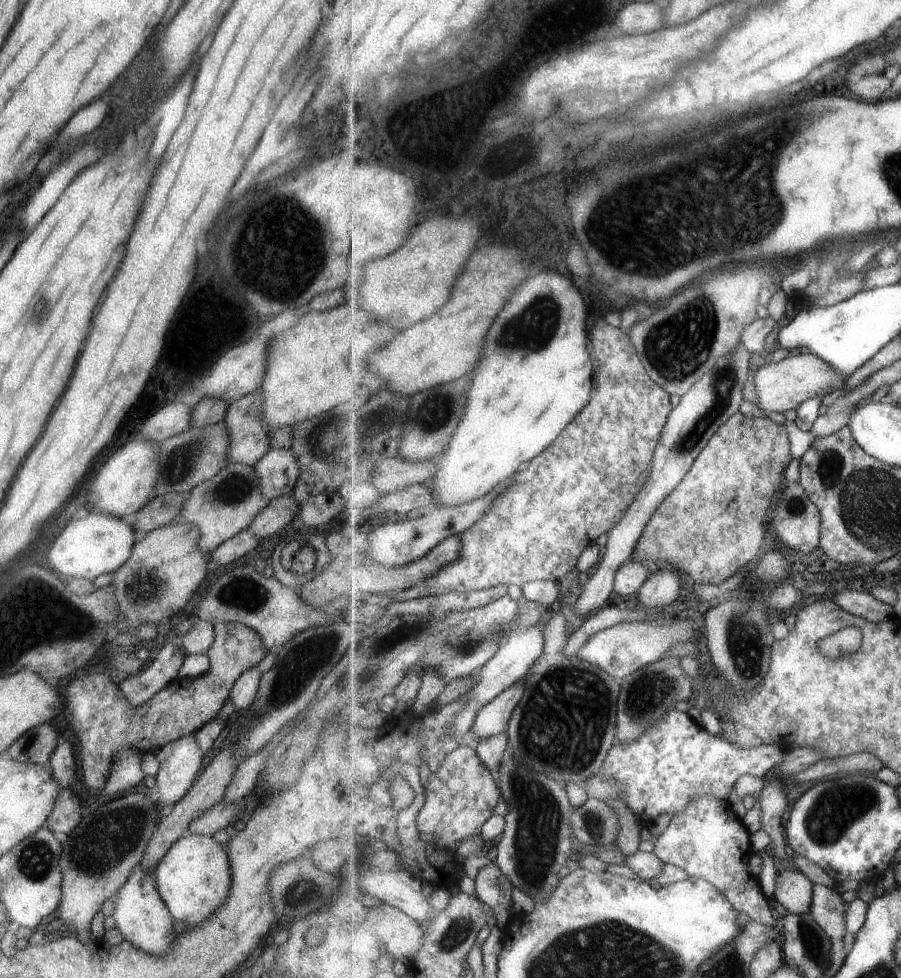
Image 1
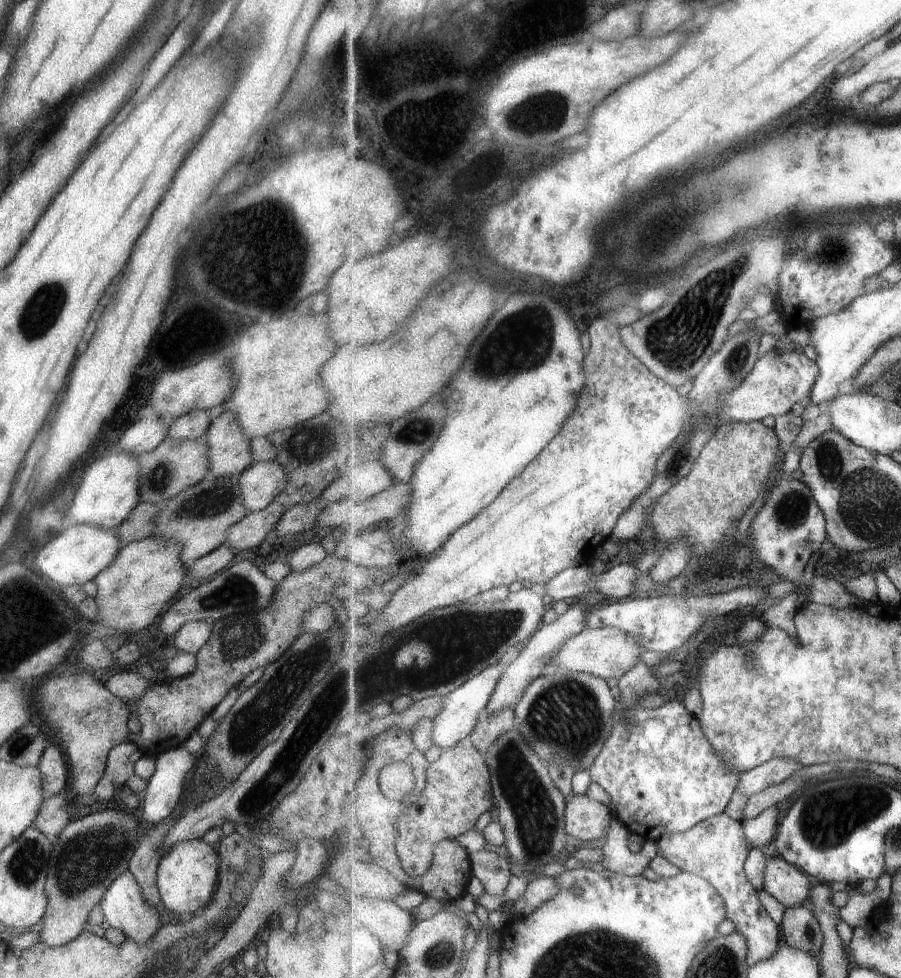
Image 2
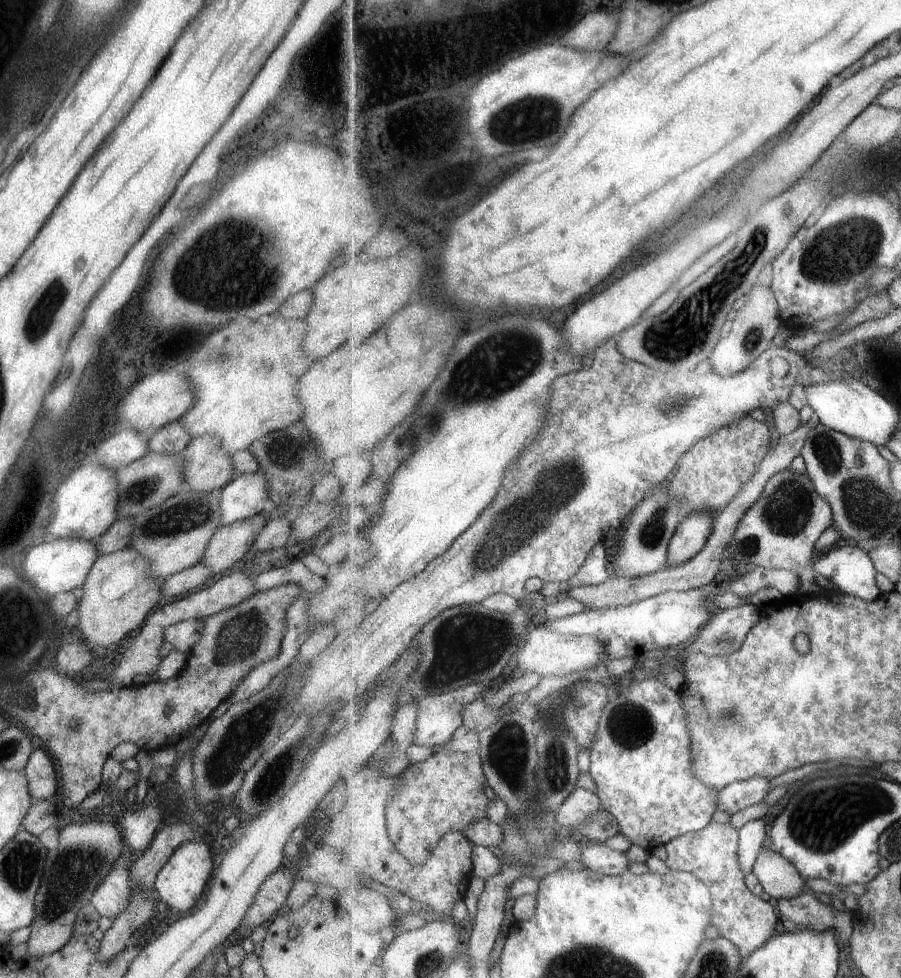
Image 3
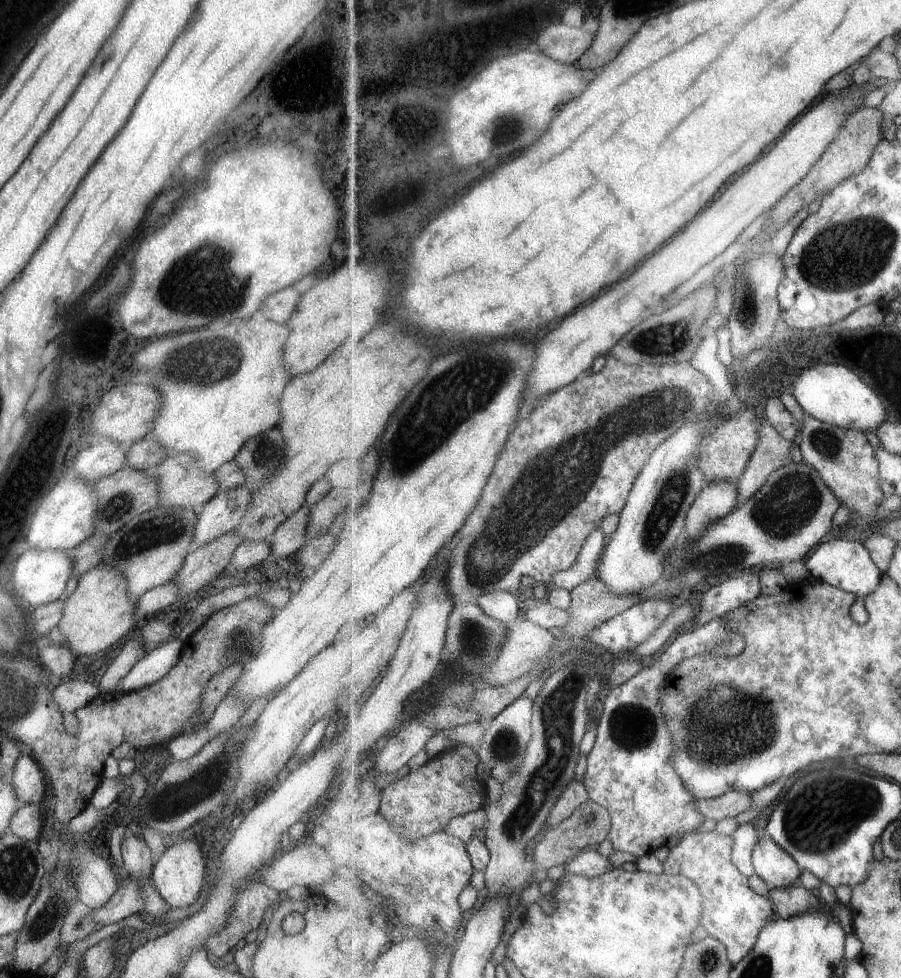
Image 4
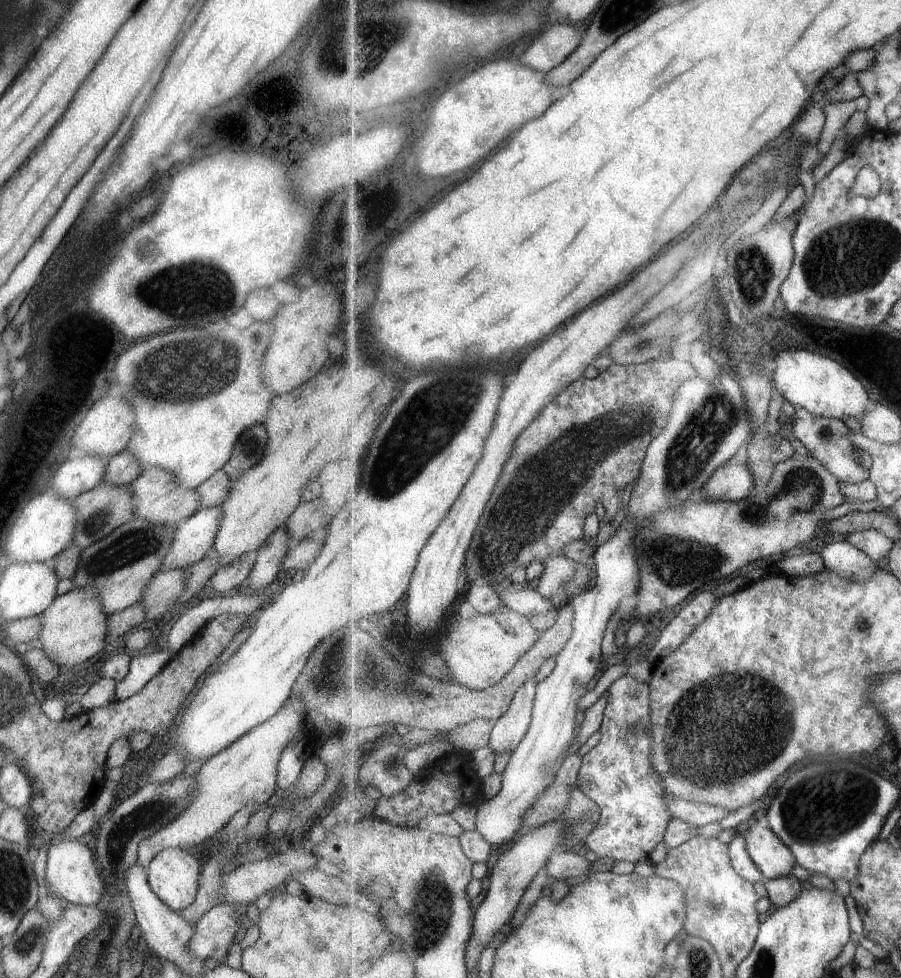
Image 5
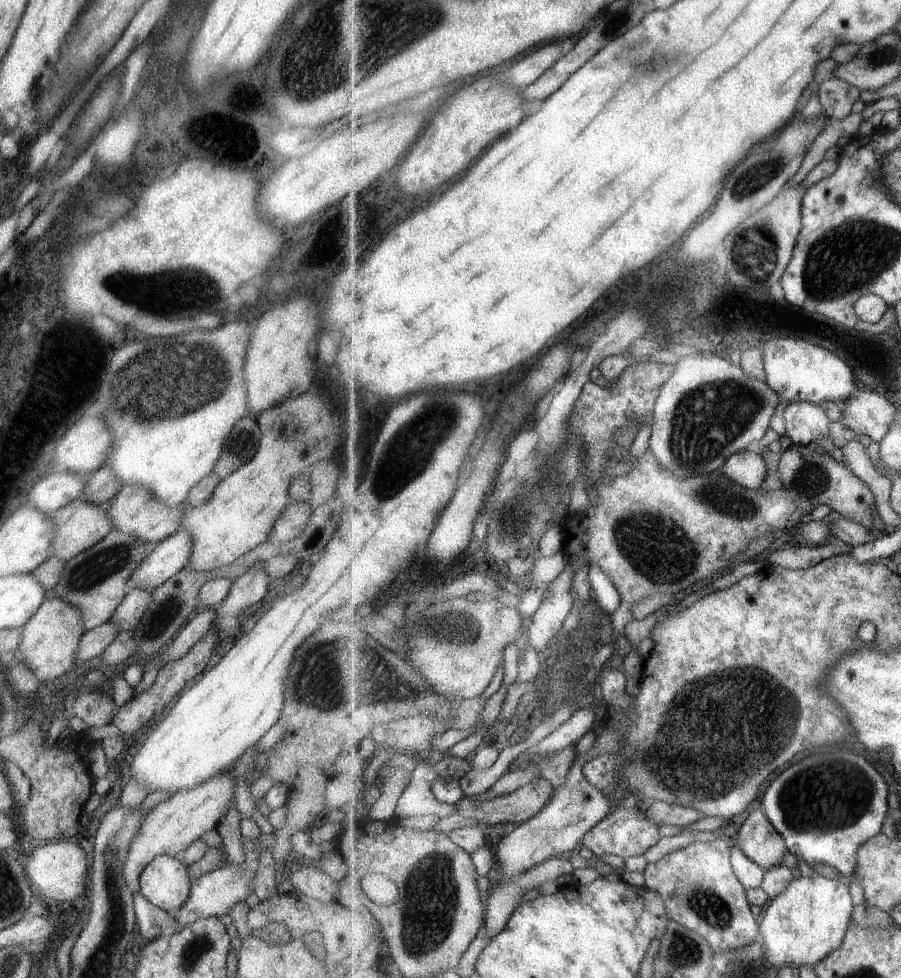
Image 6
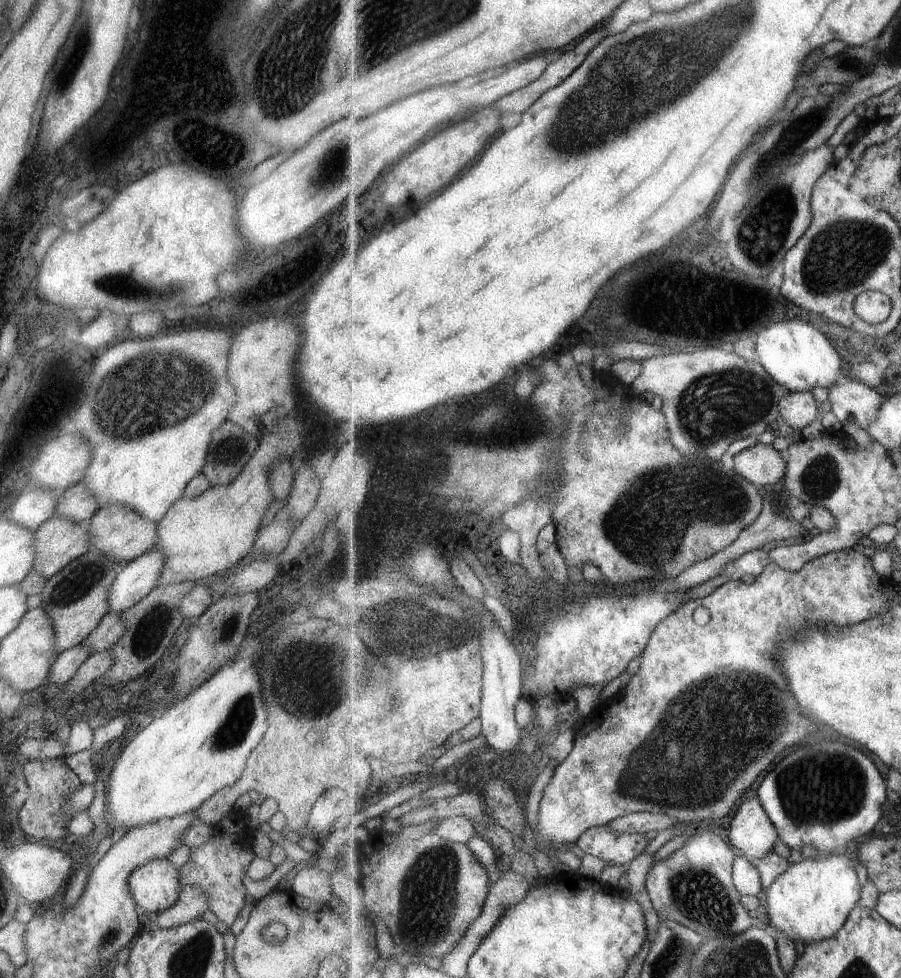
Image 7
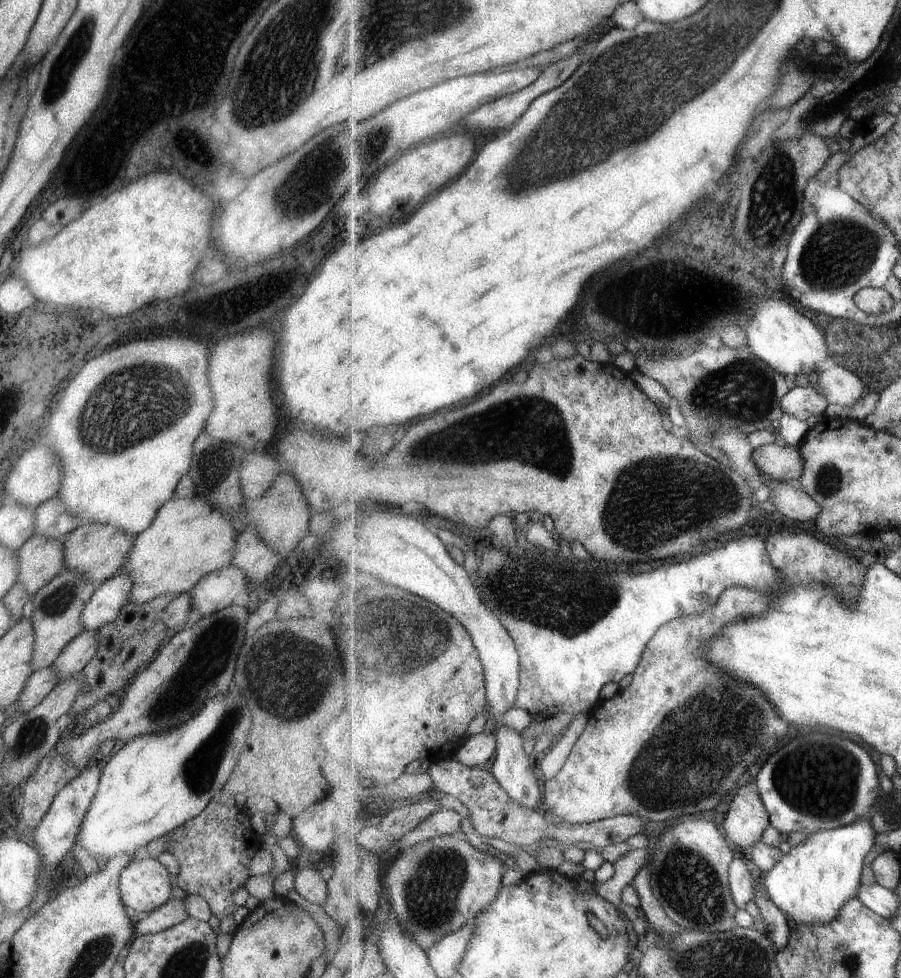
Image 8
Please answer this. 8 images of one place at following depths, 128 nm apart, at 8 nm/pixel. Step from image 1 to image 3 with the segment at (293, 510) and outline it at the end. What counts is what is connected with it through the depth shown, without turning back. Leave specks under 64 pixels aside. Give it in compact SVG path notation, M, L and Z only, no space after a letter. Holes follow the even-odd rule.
M257 513L219 526L209 539L201 560L211 569L212 576L218 572L226 573L239 565L265 523L264 514Z

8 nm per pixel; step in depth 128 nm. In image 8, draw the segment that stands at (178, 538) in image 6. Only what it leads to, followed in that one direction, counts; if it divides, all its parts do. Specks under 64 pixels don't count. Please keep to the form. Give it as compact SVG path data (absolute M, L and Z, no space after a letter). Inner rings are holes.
M121 572L99 583L79 614L83 632L99 630L104 624L111 622L128 602L131 589L132 580Z

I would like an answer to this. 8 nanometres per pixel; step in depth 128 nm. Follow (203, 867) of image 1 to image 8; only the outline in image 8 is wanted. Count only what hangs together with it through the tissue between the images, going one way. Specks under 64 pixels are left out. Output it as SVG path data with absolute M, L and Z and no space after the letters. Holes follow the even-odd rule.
M145 854L132 858L120 871L118 889L130 913L151 912L165 904L171 896L169 871L157 859Z

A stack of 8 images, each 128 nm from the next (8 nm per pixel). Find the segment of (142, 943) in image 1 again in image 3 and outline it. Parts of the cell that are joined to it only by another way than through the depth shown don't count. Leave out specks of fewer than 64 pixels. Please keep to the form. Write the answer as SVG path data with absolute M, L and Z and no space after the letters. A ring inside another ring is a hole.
M119 864L114 865L111 872L98 884L90 896L93 908L109 920L117 918L128 905L130 897L129 871Z

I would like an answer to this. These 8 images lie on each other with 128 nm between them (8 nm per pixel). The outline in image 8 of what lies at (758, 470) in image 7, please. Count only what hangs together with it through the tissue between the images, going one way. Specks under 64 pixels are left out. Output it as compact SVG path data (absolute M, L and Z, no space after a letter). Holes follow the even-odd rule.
M800 444L763 445L756 448L753 458L755 458L755 464L759 464L761 472L775 480L791 481L797 484L804 472L804 459Z

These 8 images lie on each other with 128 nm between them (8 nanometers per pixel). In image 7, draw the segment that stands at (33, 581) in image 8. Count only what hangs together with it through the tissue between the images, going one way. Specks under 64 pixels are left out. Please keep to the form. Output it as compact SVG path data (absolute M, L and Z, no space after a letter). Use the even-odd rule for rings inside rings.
M51 516L33 532L33 572L49 579L71 560L89 551L87 524Z

